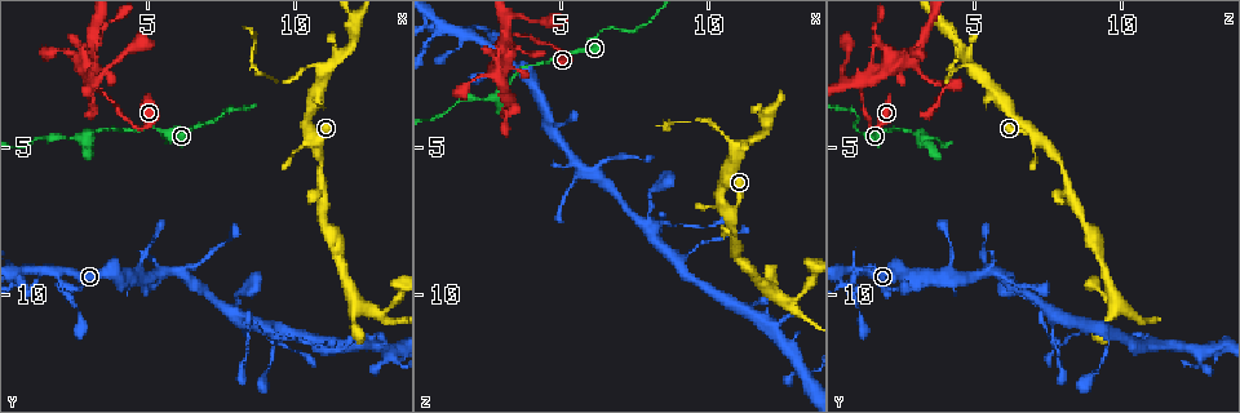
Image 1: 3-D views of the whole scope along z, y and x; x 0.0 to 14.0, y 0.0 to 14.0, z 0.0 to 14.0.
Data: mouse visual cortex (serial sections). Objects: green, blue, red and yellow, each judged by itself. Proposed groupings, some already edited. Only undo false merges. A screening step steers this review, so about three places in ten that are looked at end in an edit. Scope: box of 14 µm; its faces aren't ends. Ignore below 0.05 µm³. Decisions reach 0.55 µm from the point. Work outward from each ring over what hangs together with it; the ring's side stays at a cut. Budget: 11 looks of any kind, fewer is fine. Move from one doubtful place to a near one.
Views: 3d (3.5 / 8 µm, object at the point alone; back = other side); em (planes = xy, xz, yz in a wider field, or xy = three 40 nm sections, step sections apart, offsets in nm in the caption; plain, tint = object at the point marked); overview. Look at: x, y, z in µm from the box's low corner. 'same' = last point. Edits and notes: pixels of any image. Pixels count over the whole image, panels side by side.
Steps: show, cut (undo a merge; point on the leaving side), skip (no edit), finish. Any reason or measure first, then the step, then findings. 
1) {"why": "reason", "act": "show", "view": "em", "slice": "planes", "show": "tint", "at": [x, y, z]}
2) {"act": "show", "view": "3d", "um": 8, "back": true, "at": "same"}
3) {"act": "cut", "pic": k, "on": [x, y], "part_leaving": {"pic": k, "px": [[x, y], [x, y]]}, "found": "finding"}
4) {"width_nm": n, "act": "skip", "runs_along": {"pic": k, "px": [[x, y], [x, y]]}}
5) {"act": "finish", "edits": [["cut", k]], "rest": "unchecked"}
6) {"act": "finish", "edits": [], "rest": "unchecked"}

{"why": "sharp bend", "act": "show", "view": "3d", "um": 8, "at": [10.8, 4.8, 7.2]}

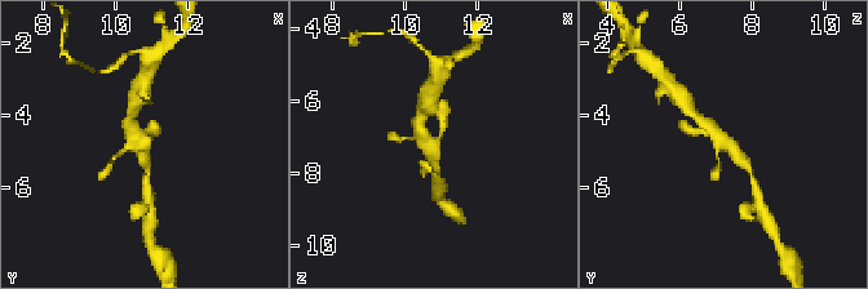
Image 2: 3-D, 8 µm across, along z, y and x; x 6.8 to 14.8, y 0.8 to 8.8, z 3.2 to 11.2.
{"why": "need the tissue", "act": "show", "view": "em", "slice": "xy", "step": 3, "show": "tint", "at": [10.8, 4.7, 7.2]}

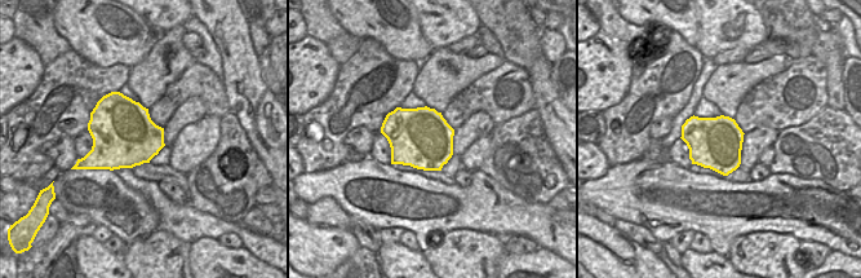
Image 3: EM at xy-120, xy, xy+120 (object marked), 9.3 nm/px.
{"act": "skip", "runs_along": {"pic": 2, "px": [[690, 129], [722, 139], [748, 168]]}, "found": "one cell here"}

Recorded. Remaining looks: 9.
{"act": "show", "view": "3d", "um": 8, "at": [10.8, 2.4, 5.0]}

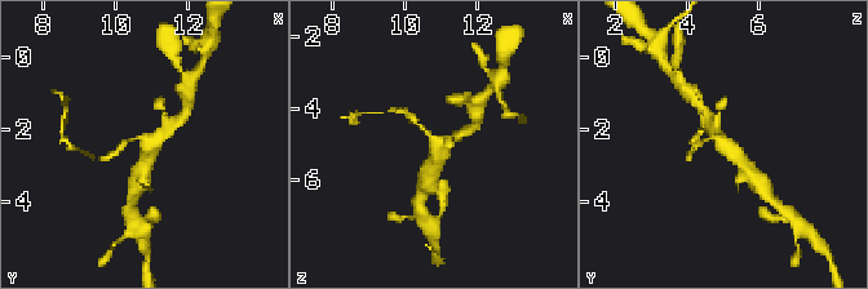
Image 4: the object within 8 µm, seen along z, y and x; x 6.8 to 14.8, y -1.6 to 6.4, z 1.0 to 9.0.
{"arms": 3, "arm_widths_nm": [150, 300, 400], "act": "show", "view": "em", "slice": "xy", "step": 3, "show": "tint", "at": [10.9, 2.4, 5.0]}

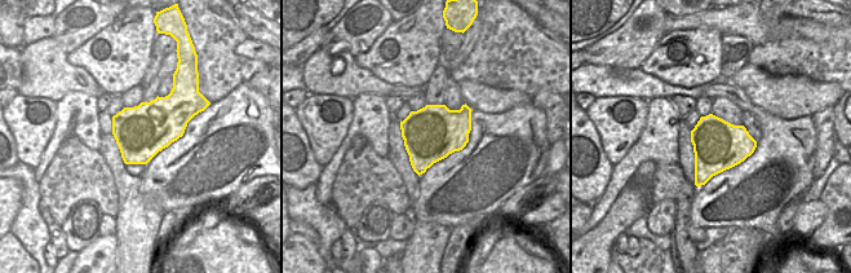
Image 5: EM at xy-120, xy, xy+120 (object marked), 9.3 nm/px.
{"act": "cut", "pic": 4, "on": [120, 147], "part_leaving": {"pic": 4, "px": [[134, 138], [105, 159], [92, 155]]}, "found": "a second cell is stuck on"}

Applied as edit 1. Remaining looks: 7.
{"why": "a narrow waist", "act": "show", "view": "3d", "um": 3.5, "at": [2.9, 4.7, 3.2]}

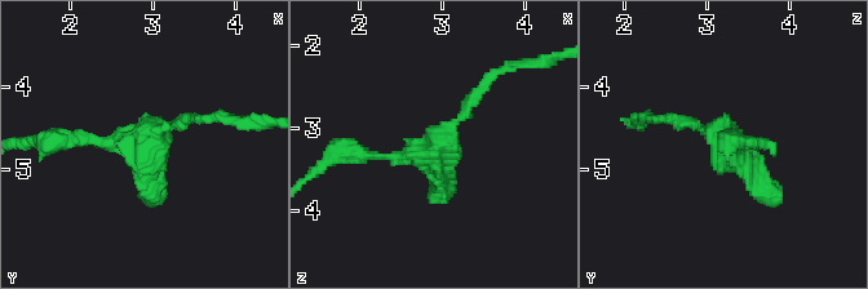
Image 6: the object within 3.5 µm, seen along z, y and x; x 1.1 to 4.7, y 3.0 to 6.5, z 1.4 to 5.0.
{"why": "need the tissue", "act": "show", "view": "em", "slice": "xy", "step": 5, "show": "tint", "at": [2.85, 4.65, 3.25]}

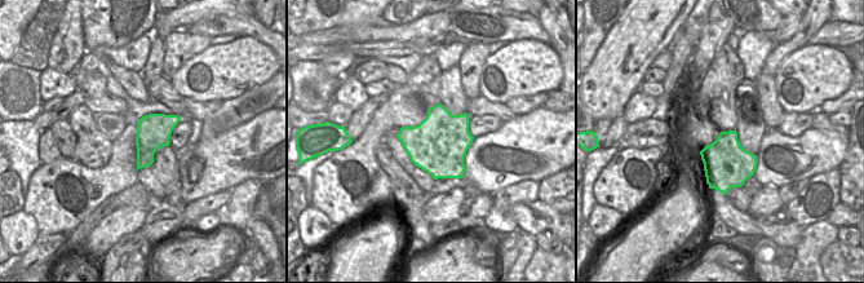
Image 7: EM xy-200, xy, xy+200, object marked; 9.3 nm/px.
{"act": "skip", "runs_along": {"pic": 6, "px": [[482, 87], [430, 149], [410, 155], [342, 152]]}, "found": "all the same cell"}

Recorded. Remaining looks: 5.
{"why": "looks like a crossing", "act": "show", "view": "em", "slice": "xy", "step": 1, "show": "tint", "at": [3.2, 3.0, 1.2]}

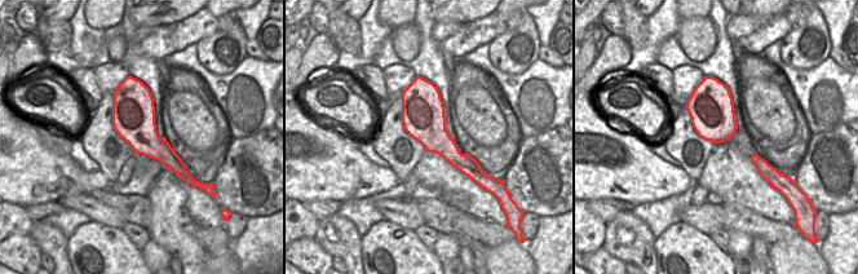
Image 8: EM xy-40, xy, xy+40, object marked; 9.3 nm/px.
{"why": "see where the arms go", "act": "show", "view": "3d", "um": 3.5, "at": "same"}

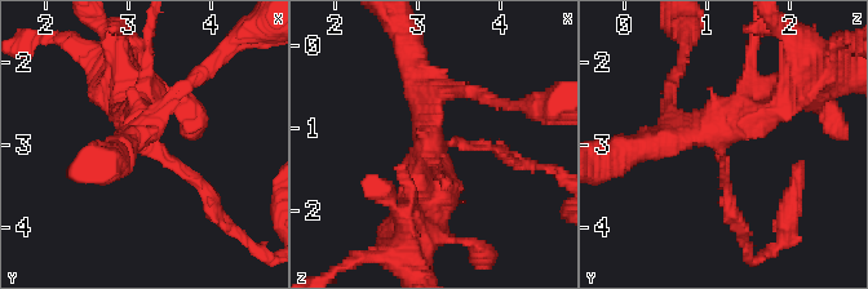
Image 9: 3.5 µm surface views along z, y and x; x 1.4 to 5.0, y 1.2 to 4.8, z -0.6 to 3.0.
{"arm_widths_nm": [100, 300, 300, 400], "act": "skip", "found": "all the same cell"}

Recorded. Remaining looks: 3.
{"act": "finish", "edits": [["cut", 4]], "rest": "unchecked"}

